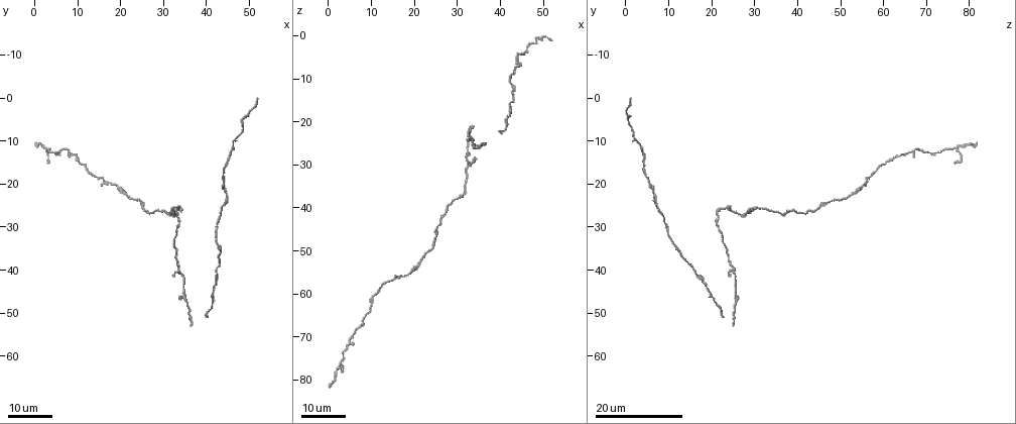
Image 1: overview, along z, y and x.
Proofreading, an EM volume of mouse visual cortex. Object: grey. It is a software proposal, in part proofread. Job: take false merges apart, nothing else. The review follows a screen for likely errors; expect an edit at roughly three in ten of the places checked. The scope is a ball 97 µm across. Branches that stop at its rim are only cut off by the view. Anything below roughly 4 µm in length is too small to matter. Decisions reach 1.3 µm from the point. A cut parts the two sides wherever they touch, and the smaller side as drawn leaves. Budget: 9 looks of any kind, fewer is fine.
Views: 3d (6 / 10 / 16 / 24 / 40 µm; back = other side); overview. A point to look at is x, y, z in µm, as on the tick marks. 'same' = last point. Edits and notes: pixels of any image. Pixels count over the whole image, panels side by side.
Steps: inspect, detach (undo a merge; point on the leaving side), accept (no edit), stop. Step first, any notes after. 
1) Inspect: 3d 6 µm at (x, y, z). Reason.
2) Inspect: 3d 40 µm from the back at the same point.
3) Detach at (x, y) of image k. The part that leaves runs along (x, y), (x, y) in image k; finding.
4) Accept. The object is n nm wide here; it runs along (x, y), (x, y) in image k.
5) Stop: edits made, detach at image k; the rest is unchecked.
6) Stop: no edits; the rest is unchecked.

Inspect: 3d 24 µm at (32.0, 25.5, 30.0). Sudden change in width.

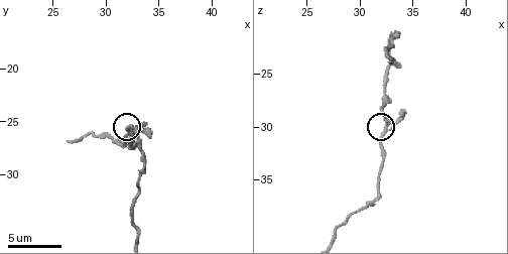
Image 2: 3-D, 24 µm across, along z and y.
Inspect: 3d 6 µm at (32.4, 25.4, 30.4).

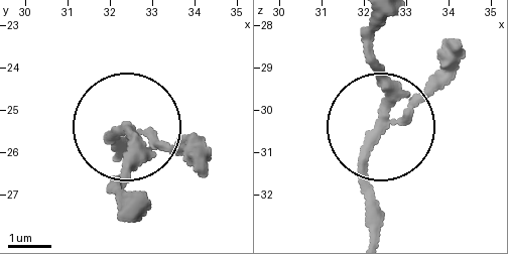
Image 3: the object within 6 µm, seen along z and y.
Accept. The object is 270 nm wide here; it runs along (380, 26), (369, 48), (380, 81), (369, 232) in image 3; one cell here.

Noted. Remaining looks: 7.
Inspect: 3d 16 µm at (34.5, 45.5, 25.5). Sudden change in width.

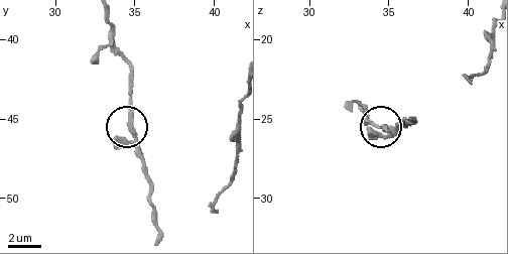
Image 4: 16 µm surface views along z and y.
Inspect: 3d 6 µm at (34.8, 45.2, 25.6).

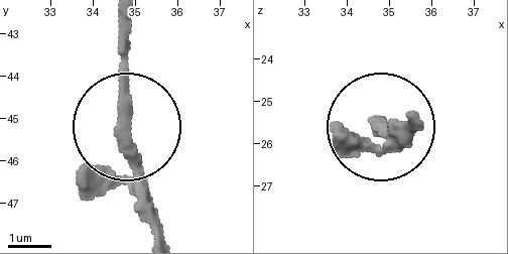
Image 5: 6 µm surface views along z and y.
Accept. It runs along (122, 23), (122, 142), (154, 236) in image 5; continuous, no second cell.

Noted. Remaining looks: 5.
Inspect: 3d 24 µm at (10.5, 15.0, 61.0). Thick turns thin.

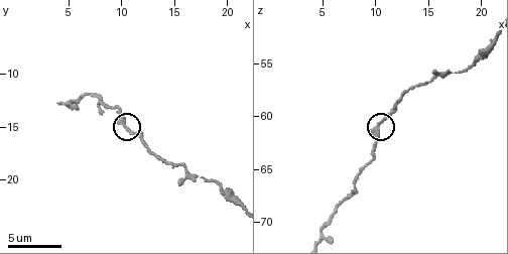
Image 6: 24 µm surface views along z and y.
Inspect: 3d 10 µm at (10.2, 15.0, 60.8).

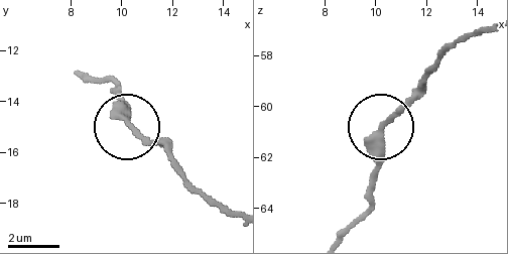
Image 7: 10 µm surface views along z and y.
Accept. It runs along (235, 216), (216, 208), (163, 148), (124, 123), (120, 93) in image 7; all the same cell.

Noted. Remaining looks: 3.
Inspect: 3d 24 µm at (2.5, 11.5, 77.0). Three-way junction.

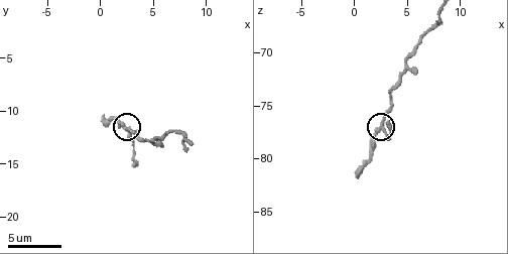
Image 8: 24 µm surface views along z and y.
Inspect: 3d 10 µm at the same point.

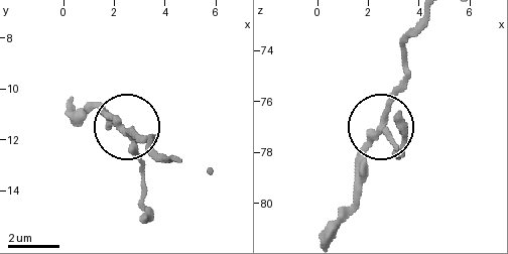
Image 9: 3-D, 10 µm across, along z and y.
Accept. The object is 220 nm wide here; all the same cell.

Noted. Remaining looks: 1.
Stop: no edits; the rest is unchecked.

